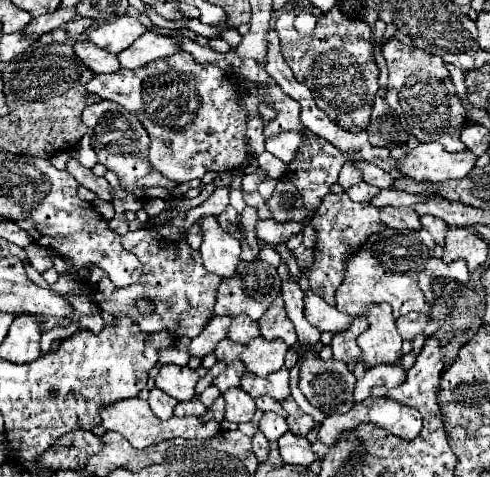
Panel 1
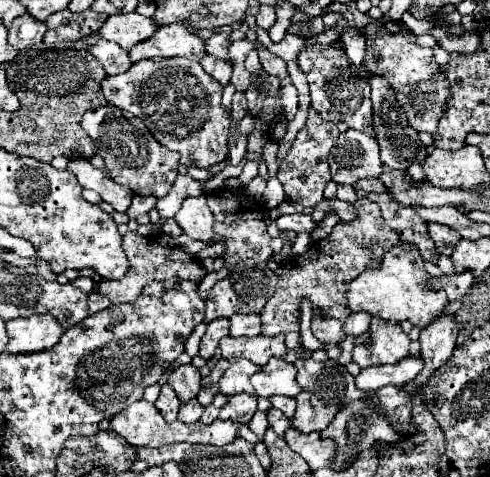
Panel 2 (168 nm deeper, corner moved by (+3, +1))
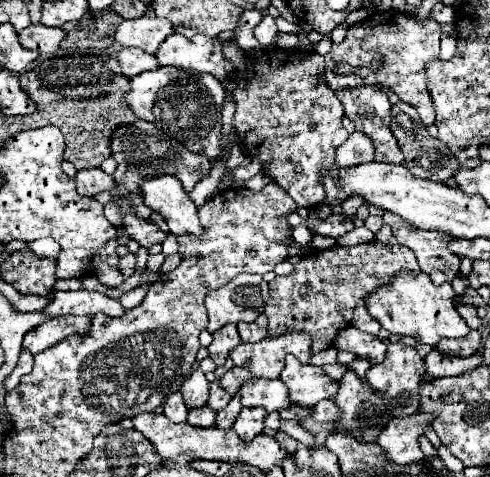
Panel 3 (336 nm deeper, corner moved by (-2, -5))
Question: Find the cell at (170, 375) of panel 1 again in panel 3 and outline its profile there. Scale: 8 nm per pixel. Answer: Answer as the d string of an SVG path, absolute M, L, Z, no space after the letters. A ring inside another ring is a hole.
M198 368L194 370L186 382L182 384L180 388L182 396L184 396L184 404L188 408L198 408L198 406L204 406L206 400L208 400L208 380L204 376L204 372Z

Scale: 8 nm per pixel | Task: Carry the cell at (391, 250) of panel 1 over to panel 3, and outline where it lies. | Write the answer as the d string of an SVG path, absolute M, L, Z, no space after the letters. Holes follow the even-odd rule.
M400 270L392 280L390 284L386 284L386 288L378 288L376 292L372 292L366 300L366 310L370 312L370 316L374 316L382 328L386 328L390 334L398 334L398 336L414 336L418 342L422 344L430 344L434 346L440 338L462 338L470 332L468 324L460 318L460 314L456 312L456 306L454 306L454 290L450 284L442 284L442 286L436 286L432 282L432 278L424 272L410 272L410 270Z

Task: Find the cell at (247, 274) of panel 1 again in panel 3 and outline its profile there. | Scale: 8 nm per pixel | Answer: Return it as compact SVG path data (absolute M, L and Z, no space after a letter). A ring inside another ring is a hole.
M240 274L206 296L210 318L206 330L216 332L230 322L254 322L264 312L266 300L268 282L260 274Z

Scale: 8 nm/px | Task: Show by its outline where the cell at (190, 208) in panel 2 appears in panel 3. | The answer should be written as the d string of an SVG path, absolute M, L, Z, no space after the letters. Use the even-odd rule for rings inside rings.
M158 176L142 184L144 202L152 210L164 214L170 232L174 234L194 234L202 236L206 230L198 220L198 206L192 202L190 194L184 190L176 176Z

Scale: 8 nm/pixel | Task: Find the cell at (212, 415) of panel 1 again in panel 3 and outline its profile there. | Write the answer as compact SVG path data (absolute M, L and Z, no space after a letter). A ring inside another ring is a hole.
M236 394L236 396L230 400L230 404L216 414L216 424L214 424L214 426L216 426L218 430L230 430L232 424L234 424L234 420L236 420L236 416L240 414L240 410L242 410L242 404L240 404L240 396Z

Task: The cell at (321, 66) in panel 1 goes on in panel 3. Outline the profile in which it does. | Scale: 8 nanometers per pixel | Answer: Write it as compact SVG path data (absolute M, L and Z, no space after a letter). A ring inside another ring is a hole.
M358 86L358 88L344 88L344 90L336 90L338 100L344 106L344 116L350 118L356 124L358 132L364 132L366 136L370 136L374 140L374 146L378 148L378 160L376 162L394 162L394 164L404 164L404 154L400 152L396 138L390 132L390 102L388 96L378 94L378 90L374 86Z

